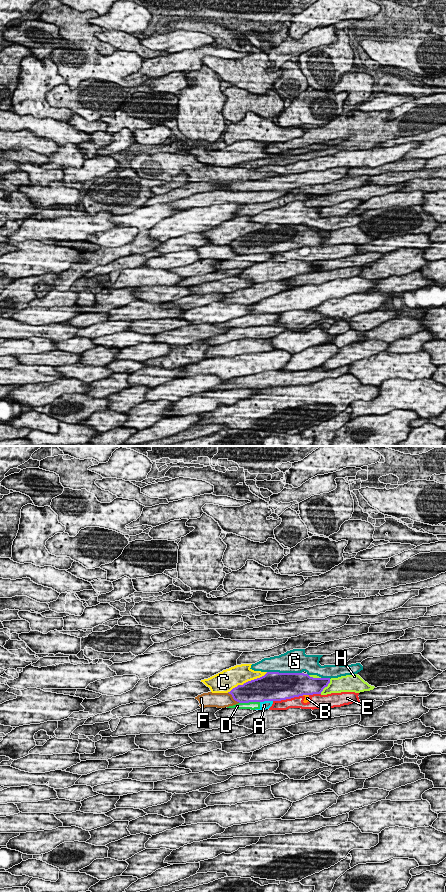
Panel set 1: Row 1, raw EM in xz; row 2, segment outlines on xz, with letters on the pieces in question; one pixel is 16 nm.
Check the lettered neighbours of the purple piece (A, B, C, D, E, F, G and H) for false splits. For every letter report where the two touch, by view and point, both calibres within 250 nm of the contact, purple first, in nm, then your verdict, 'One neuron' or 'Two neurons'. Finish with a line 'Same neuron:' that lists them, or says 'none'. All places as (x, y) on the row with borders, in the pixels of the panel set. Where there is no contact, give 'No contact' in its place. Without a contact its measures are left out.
A: Touches purple at xz (266, 700). Thickness 460 nm (purple) against 130 nm. Two neurons
B: Touches purple at xz (305, 694). Thickness 380 nm (purple) against 70 nm. Two neurons
C: Touches purple at xz (248, 681). Thickness 380 nm (purple) against 320 nm. Two neurons
D: Touches purple at xz (249, 701). Thickness 380 nm (purple) against 130 nm. Two neurons
E: Touches purple at xz (287, 698). Thickness 460 nm (purple) against 190 nm. Two neurons
F: Touches purple at xz (233, 698). Thickness 300 nm (purple) against 260 nm. Two neurons
G: Touches purple at xz (284, 673). Thickness 460 nm (purple) against 380 nm. Two neurons
H: Touches purple at xz (326, 686). Thickness 260 nm (purple) against 260 nm. Two neurons
Same neuron: none

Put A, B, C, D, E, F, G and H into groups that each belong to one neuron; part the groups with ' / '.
A D / B E / C / F / G / H

